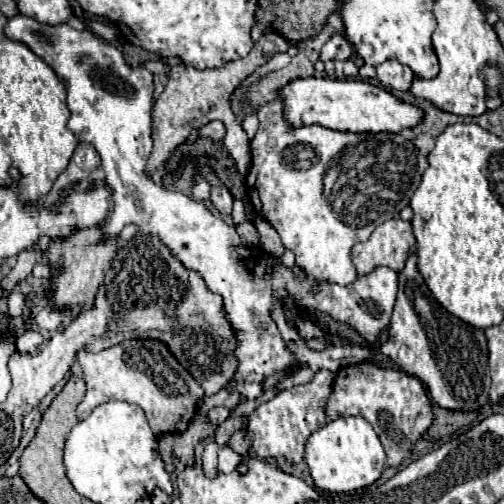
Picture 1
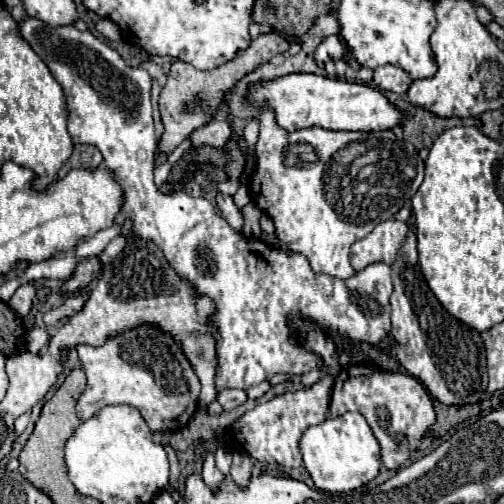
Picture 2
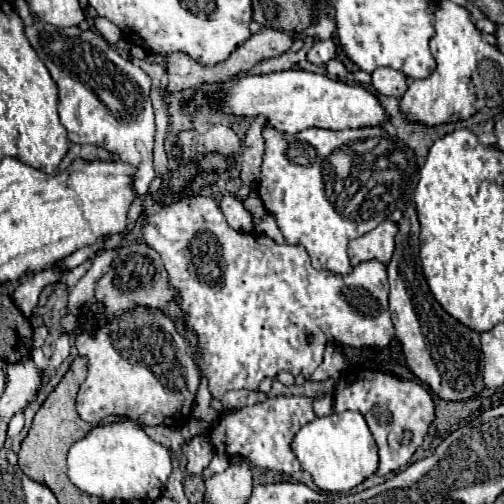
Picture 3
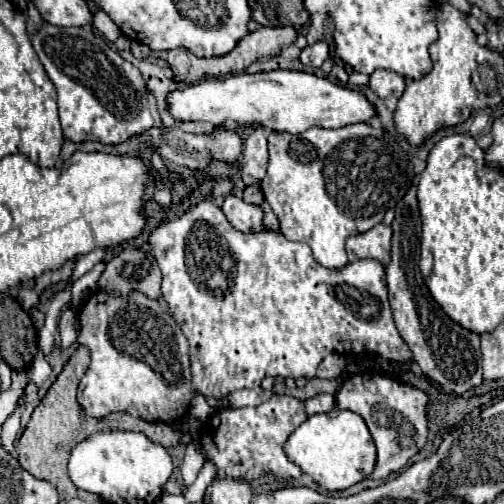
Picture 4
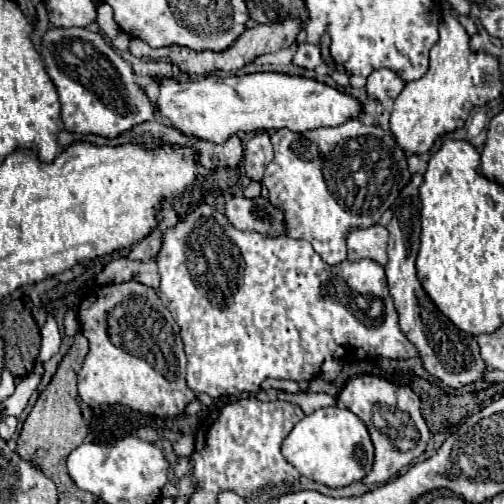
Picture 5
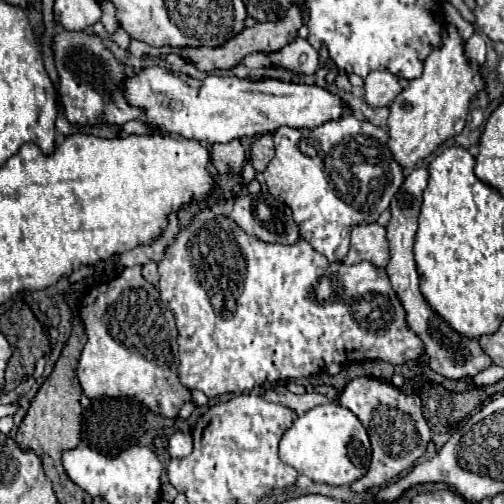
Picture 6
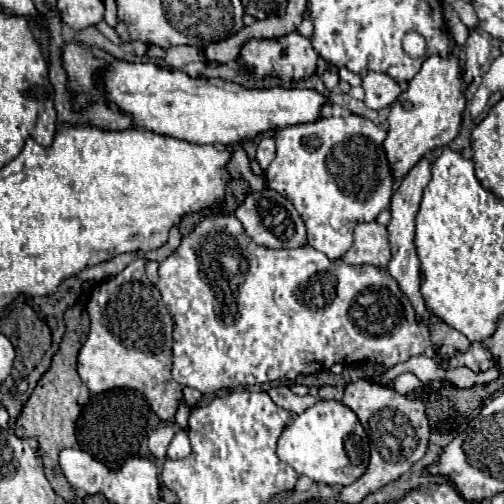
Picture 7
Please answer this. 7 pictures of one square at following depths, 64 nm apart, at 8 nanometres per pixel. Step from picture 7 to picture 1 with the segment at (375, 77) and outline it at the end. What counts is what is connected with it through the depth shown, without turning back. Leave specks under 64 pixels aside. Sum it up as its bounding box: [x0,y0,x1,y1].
[376,60,414,92]

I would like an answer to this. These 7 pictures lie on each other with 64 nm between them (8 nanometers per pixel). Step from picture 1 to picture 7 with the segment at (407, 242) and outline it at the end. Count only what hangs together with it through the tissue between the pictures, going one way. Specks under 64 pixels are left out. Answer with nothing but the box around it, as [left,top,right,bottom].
[342,222,390,268]

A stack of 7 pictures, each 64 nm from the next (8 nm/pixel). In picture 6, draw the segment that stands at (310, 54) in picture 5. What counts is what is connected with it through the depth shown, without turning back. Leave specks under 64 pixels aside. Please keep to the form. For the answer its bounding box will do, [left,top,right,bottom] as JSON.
[268,38,318,74]

